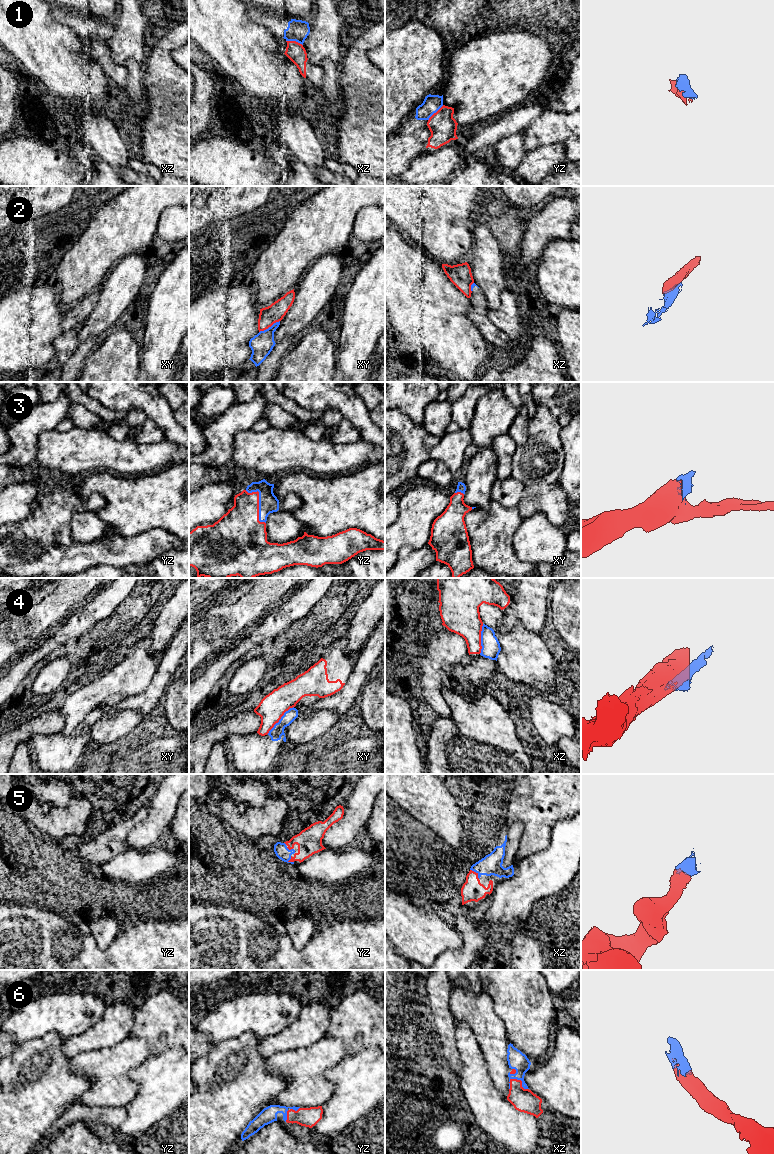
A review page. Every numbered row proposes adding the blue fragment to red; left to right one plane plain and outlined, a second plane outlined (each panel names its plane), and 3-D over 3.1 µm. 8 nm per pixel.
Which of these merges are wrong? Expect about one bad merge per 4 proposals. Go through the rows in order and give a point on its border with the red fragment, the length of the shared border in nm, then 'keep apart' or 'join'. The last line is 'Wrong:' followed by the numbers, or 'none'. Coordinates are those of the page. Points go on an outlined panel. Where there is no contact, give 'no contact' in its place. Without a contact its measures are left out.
1: contact xz (294, 41); length 140 nm; keep apart
2: contact xy (269, 326); length 190 nm; keep apart
3: contact yz (258, 503); length 320 nm; join
4: contact xy (280, 718); length 300 nm; keep apart
5: contact xz (476, 873); length 110 nm; join
6: contact xz (521, 1081); length 180 nm; join
Wrong: 1, 2, 4

